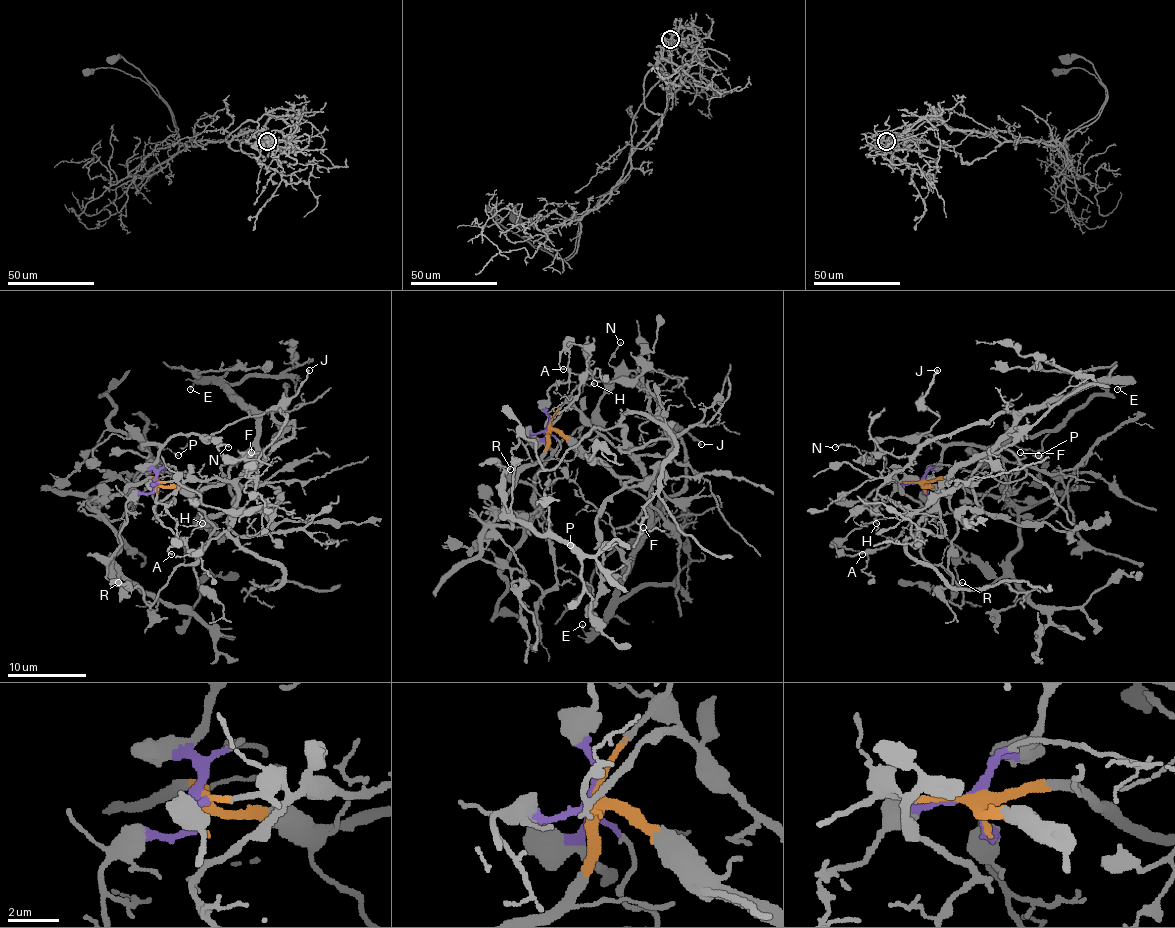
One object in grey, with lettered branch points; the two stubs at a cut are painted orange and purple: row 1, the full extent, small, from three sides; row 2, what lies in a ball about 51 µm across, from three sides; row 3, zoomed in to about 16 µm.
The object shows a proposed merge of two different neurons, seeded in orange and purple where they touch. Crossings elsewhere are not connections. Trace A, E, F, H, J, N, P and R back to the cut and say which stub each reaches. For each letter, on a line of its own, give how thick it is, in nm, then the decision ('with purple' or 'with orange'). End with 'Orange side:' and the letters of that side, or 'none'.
A: 140 nm | with purple
E: 120 nm | with orange
F: 100 nm | with orange
H: 120 nm | with orange
J: 190 nm | with purple
N: 120 nm | with purple
P: 120 nm | with purple
R: 120 nm | with purple
Orange side: E, F, H

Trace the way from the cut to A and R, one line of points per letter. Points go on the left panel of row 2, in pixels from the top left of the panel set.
A: (154, 483), (156, 501), (177, 521), (177, 536), (168, 550), (171, 554)
R: (154, 483), (148, 493), (126, 503), (121, 544), (107, 573), (119, 581)

